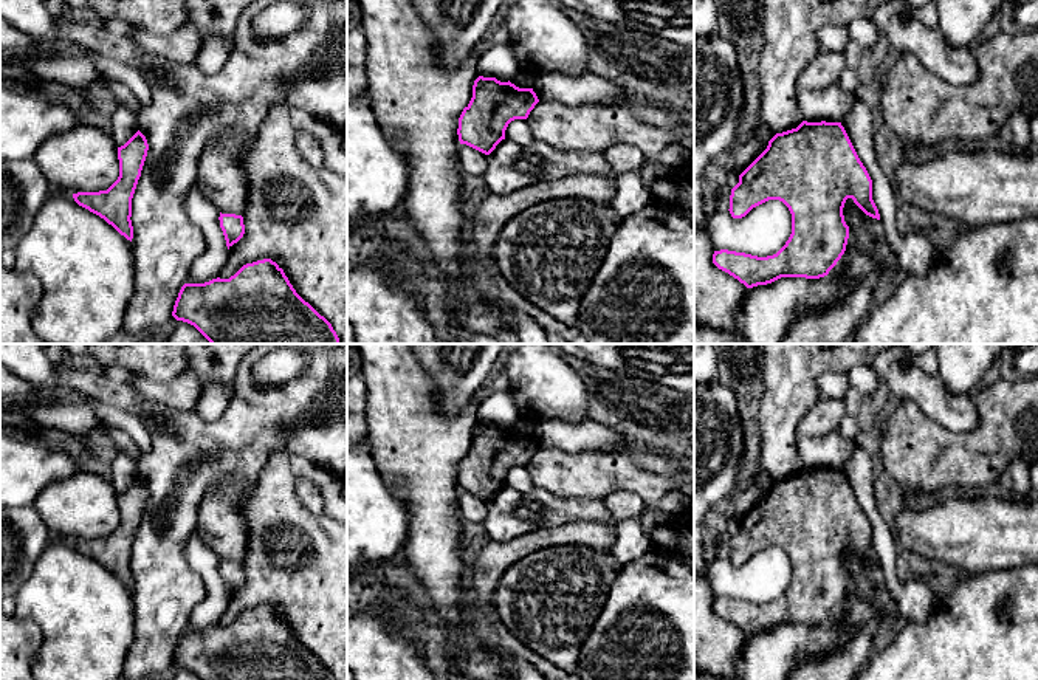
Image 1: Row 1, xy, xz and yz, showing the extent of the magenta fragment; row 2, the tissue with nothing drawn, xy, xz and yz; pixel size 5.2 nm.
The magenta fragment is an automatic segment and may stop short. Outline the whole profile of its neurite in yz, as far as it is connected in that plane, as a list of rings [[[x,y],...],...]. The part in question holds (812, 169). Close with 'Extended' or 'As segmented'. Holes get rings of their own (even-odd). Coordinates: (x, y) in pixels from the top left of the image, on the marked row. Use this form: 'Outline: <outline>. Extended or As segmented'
Outline: [[[803,121],[796,129],[776,133],[767,149],[739,175],[739,183],[731,189],[728,211],[733,218],[742,218],[759,204],[779,200],[792,214],[792,234],[773,256],[758,257],[720,249],[714,251],[713,263],[747,288],[781,277],[824,277],[846,251],[849,226],[843,208],[847,198],[866,215],[880,220],[872,200],[872,180],[841,122]]]. As segmented

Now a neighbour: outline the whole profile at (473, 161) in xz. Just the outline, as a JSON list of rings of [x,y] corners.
[[[460,144],[459,158],[462,169],[469,175],[482,177],[488,167],[488,155],[466,144]]]

